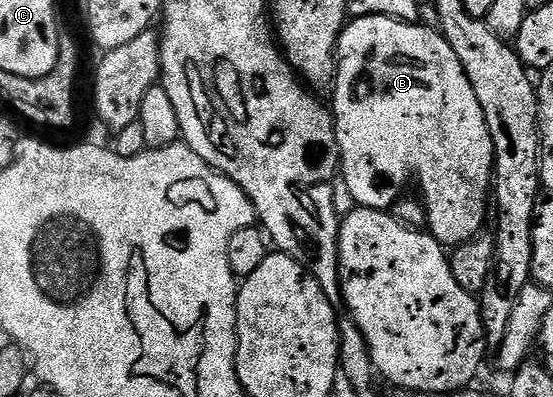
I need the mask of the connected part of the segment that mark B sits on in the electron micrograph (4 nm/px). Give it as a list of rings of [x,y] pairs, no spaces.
[[[367,16],[366,18],[354,18],[346,25],[345,29],[341,31],[341,38],[337,42],[337,76],[335,85],[332,87],[331,95],[333,94],[333,106],[331,102],[331,113],[334,123],[337,127],[337,143],[339,144],[339,152],[341,153],[341,164],[339,167],[340,177],[347,184],[347,188],[351,191],[354,203],[357,206],[366,206],[372,210],[388,211],[390,208],[396,207],[399,199],[406,193],[405,190],[409,186],[409,181],[414,178],[415,181],[421,185],[421,194],[419,193],[420,201],[424,205],[425,217],[427,219],[428,233],[432,234],[442,246],[446,248],[456,248],[463,242],[476,237],[482,233],[481,230],[485,226],[485,213],[490,213],[491,210],[491,187],[493,184],[493,141],[491,140],[491,132],[487,128],[487,120],[483,116],[483,108],[479,108],[479,99],[475,96],[475,88],[471,88],[471,80],[467,80],[467,72],[463,72],[463,64],[459,64],[459,56],[455,56],[451,44],[447,44],[447,40],[436,29],[433,30],[429,26],[421,26],[417,22],[401,22],[397,18],[388,18],[387,16]]]

